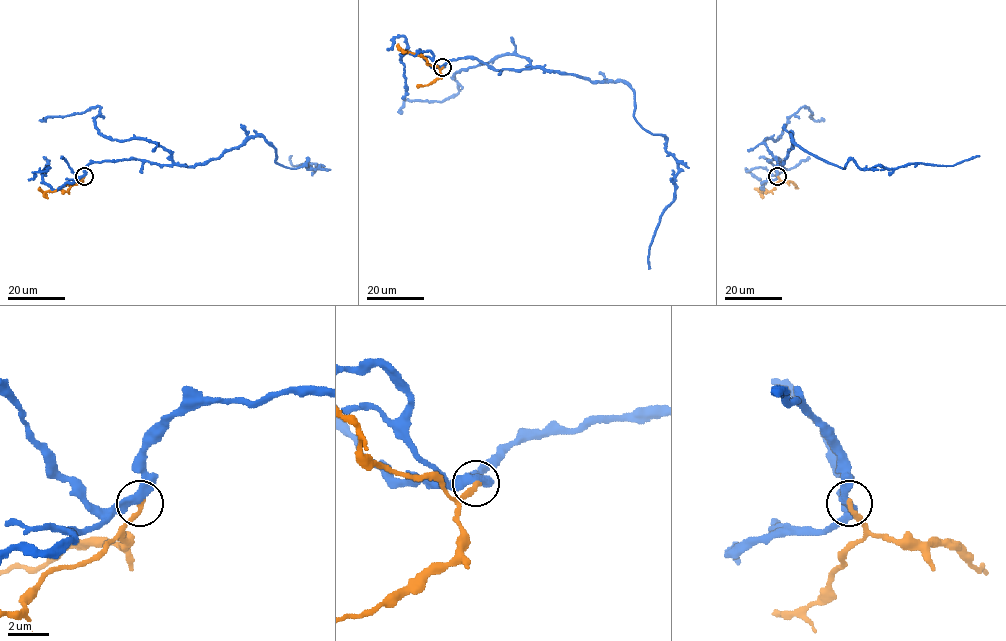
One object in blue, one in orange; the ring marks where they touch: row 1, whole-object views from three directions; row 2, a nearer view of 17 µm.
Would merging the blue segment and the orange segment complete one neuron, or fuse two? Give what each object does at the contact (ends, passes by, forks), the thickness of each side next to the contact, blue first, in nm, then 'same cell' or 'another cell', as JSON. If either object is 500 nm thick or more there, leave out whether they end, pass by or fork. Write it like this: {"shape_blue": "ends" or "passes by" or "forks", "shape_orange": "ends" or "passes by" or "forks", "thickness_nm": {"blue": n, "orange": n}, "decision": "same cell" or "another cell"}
{"shape_blue": "passes by", "shape_orange": "ends", "thickness_nm": {"blue": 360, "orange": 280}, "decision": "another cell"}

